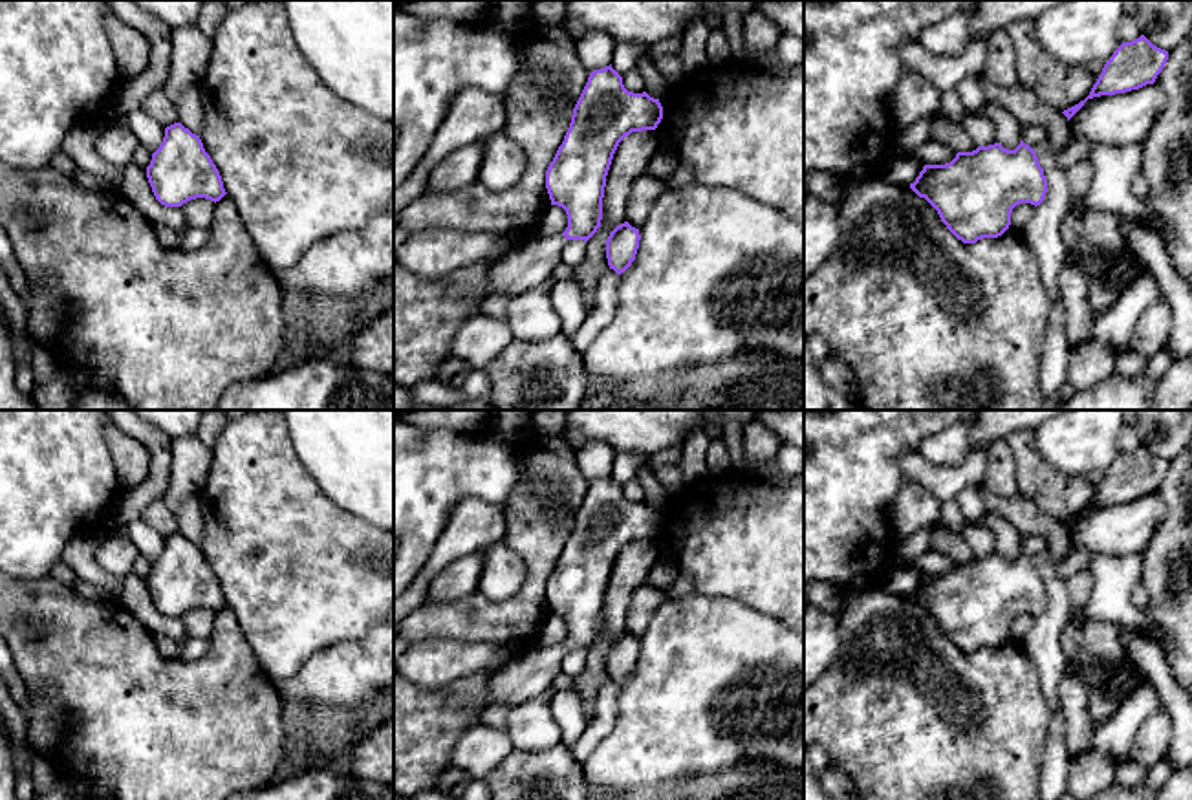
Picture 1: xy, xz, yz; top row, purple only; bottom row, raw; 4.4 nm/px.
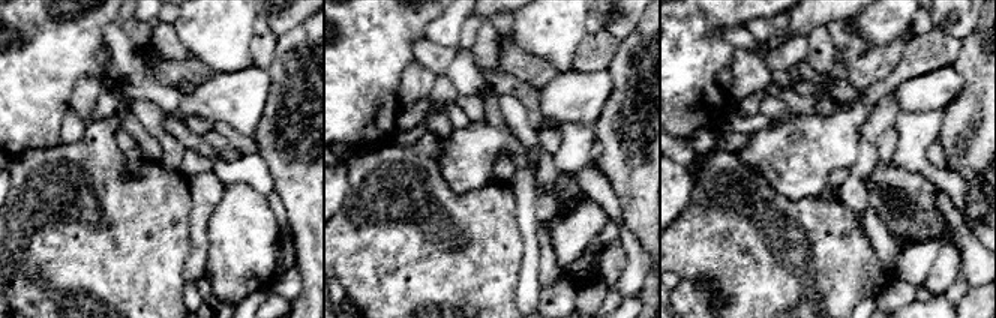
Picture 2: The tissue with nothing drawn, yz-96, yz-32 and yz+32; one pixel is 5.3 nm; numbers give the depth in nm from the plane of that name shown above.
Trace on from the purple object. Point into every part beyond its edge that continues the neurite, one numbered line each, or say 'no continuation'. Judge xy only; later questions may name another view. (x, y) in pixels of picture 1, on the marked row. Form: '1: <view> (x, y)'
no continuation

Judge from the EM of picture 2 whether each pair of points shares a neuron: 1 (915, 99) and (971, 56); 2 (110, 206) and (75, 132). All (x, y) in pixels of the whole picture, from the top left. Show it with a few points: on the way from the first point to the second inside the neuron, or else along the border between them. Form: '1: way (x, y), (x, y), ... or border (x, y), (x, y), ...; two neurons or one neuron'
1: border (953, 66), (962, 77), (963, 87), (947, 104); two neurons
2: border (86, 128), (78, 140), (62, 143); two neurons

